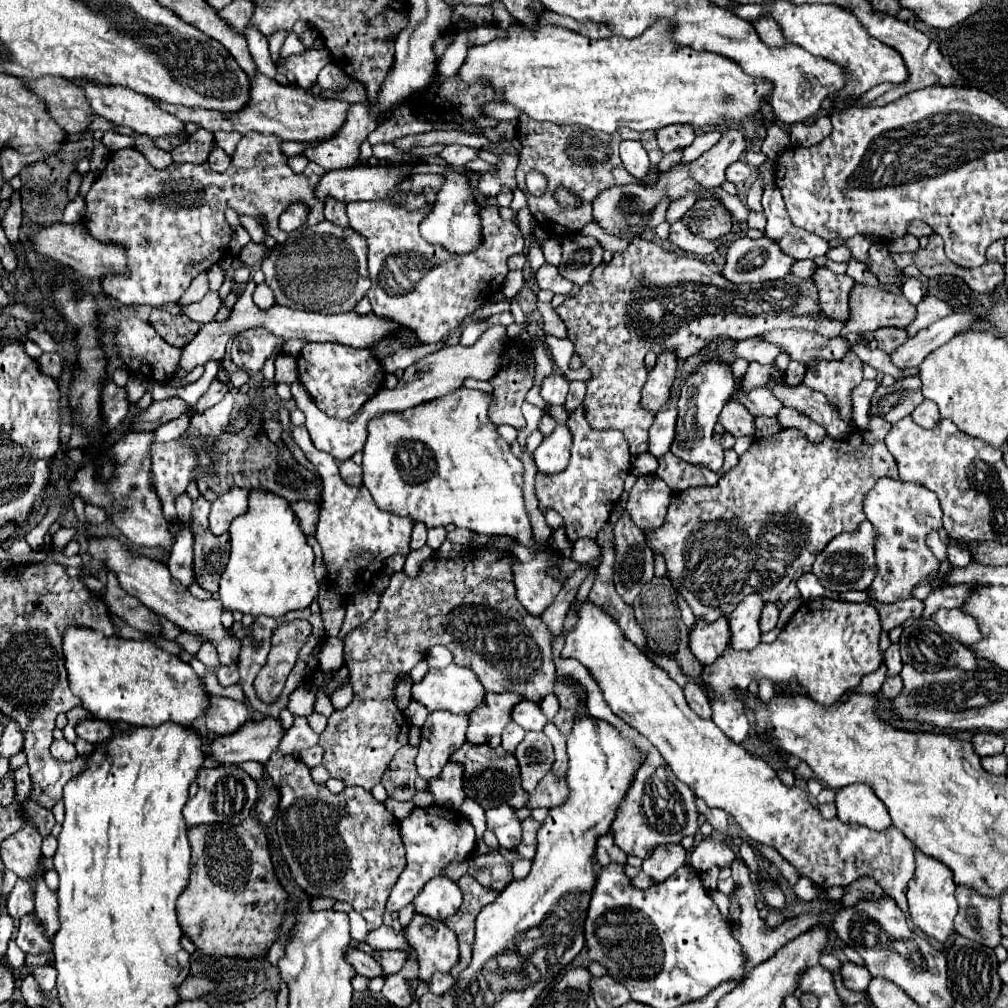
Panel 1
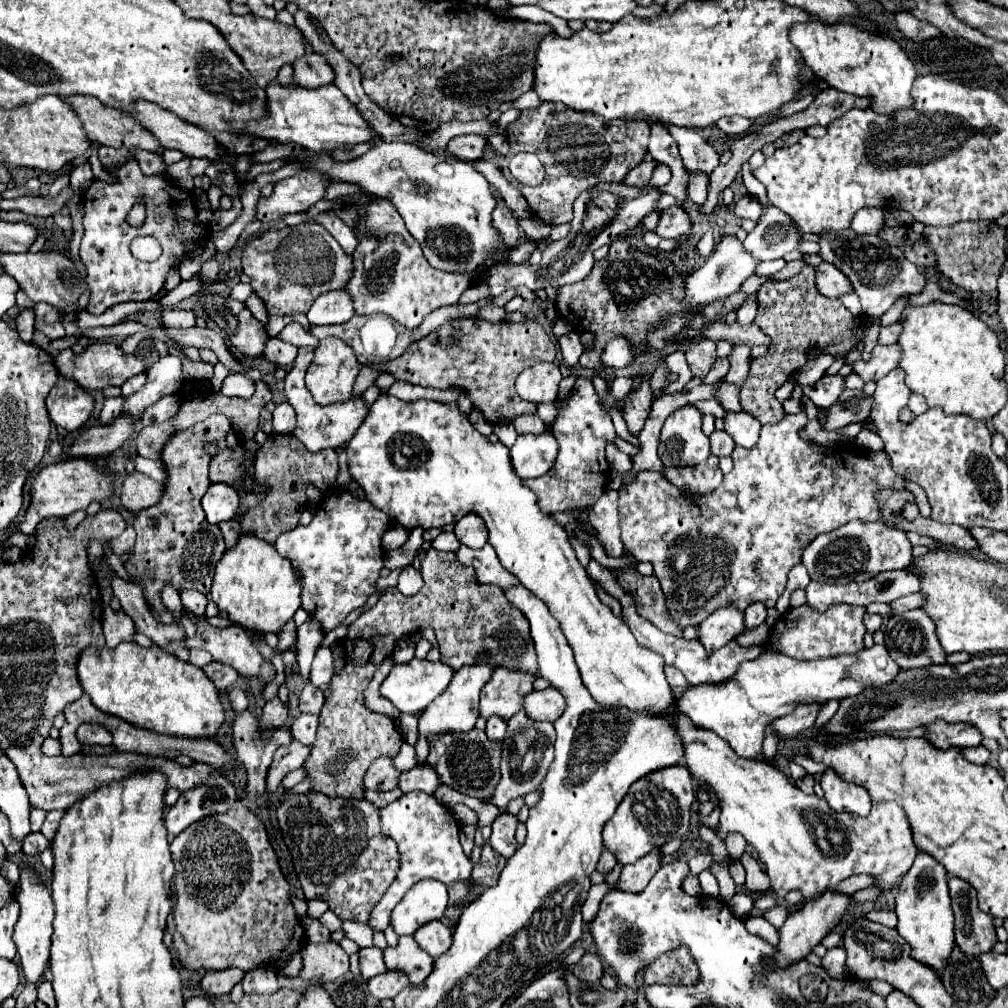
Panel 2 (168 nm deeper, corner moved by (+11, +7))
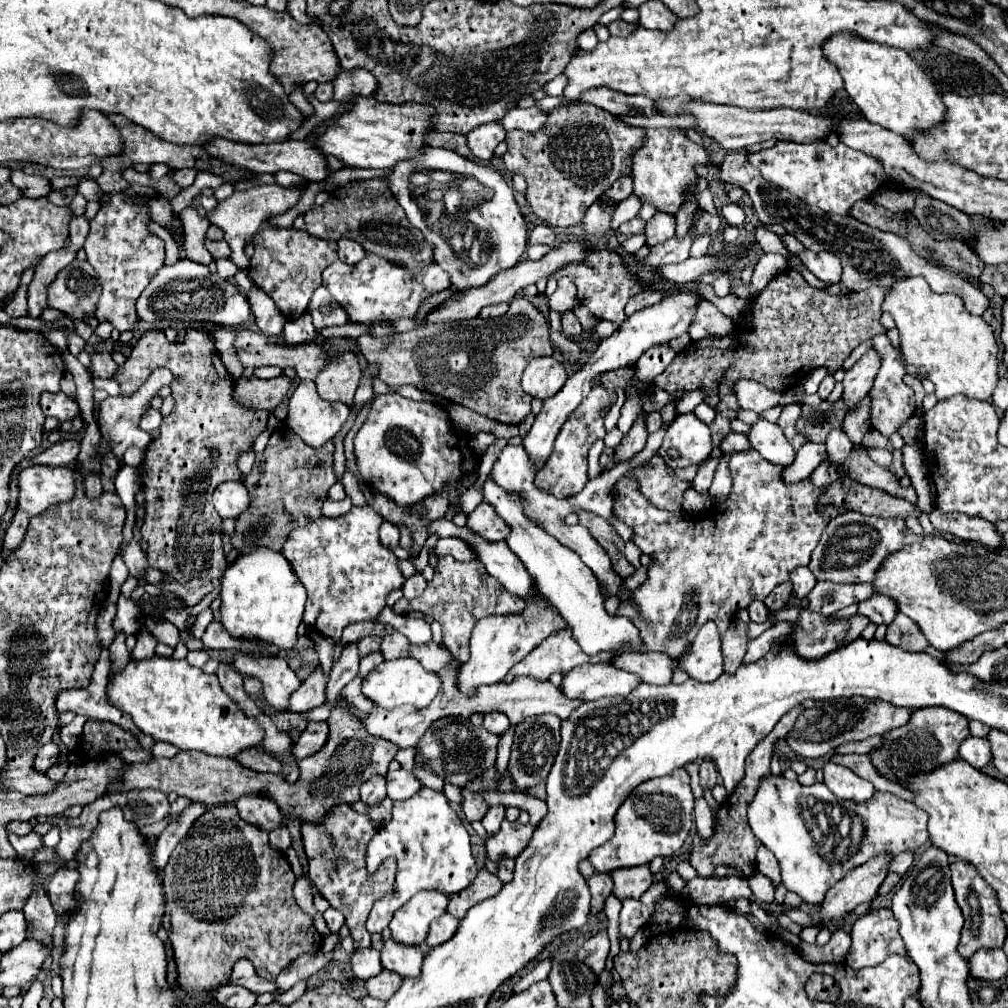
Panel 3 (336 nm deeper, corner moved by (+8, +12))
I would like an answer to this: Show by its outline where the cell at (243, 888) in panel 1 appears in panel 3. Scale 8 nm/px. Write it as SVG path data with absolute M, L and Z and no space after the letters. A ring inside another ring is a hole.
M225 803L225 805L213 805L209 807L197 821L195 825L191 827L191 831L179 841L179 845L175 847L175 851L171 853L169 857L169 863L165 865L163 869L163 889L165 889L165 895L167 895L167 913L171 917L165 917L163 919L163 925L165 929L169 929L169 941L171 941L171 947L173 947L173 953L175 953L175 963L177 963L177 981L183 989L187 991L203 991L203 989L217 989L221 985L227 983L229 979L229 973L235 965L235 961L239 959L249 959L257 971L259 977L267 979L267 981L275 981L275 977L279 975L281 969L285 969L291 961L295 961L301 953L317 953L319 947L321 947L321 935L315 931L313 927L313 921L299 909L299 905L295 903L293 899L293 883L295 883L295 875L289 867L289 861L285 857L285 853L281 853L279 849L273 849L269 845L269 831L265 829L259 829L251 823L247 823L245 819L239 817L239 811L235 805L231 803Z

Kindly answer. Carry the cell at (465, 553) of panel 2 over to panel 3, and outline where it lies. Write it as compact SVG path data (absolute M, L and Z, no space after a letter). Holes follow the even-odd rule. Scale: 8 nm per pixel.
M459 537L439 539L433 549L435 549L435 555L437 555L437 557L451 555L451 557L455 557L457 561L473 561L473 559L477 559L473 547L471 547L467 541L459 539Z

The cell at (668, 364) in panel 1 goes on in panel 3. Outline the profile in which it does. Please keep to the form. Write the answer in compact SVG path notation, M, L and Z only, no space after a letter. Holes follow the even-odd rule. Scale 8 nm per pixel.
M641 411L637 421L633 423L631 431L623 437L623 441L619 443L619 447L615 449L615 461L625 461L625 459L631 459L633 455L637 455L643 447L645 447L645 441L647 441L647 427L645 427L645 413Z

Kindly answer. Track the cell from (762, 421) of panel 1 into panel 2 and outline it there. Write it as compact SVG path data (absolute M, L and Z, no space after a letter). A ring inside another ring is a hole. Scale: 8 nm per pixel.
M804 266L800 274L788 280L764 282L758 300L760 308L754 322L772 340L772 344L768 344L768 352L764 356L750 360L750 370L742 386L740 398L746 406L746 412L756 416L762 424L774 424L784 416L784 410L774 396L776 388L806 364L808 352L812 348L818 354L824 352L834 356L836 360L844 358L852 348L858 348L864 338L864 322L862 318L856 320L854 314L846 310L840 300L820 296L820 292L816 290L812 266Z

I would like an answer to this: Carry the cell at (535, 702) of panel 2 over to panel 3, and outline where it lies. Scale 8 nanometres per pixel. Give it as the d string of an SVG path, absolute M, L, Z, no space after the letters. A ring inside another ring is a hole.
M587 663L583 667L575 667L573 671L569 671L563 677L559 689L567 699L595 701L599 697L627 695L627 691L635 689L639 683L641 679L637 675L617 669L611 663Z

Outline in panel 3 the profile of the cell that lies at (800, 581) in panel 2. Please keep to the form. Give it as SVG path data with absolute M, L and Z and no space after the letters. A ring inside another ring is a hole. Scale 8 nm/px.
M797 567L795 571L791 571L791 583L793 583L793 589L795 589L795 595L799 599L807 597L807 593L813 589L813 585L817 583L815 577L811 575L809 567Z

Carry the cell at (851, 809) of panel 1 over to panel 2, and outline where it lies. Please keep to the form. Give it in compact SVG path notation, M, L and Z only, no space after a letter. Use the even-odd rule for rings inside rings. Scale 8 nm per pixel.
M828 768L822 774L820 786L822 786L824 798L832 810L868 816L872 802L870 802L866 788L862 788L858 784L848 784L846 780L840 780L840 776L836 772L832 772L832 768Z

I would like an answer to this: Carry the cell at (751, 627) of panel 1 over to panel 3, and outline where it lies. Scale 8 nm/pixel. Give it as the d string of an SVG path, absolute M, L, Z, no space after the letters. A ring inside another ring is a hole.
M707 621L701 627L689 655L683 657L681 667L689 673L691 679L699 681L715 681L723 673L721 635L713 621Z

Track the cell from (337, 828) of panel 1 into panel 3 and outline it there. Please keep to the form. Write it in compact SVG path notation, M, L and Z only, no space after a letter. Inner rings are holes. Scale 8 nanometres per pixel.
M339 803L329 809L319 821L303 821L301 837L303 847L309 861L309 881L317 887L317 891L331 903L333 909L343 911L345 925L351 929L354 940L354 952L371 947L369 931L365 929L367 915L375 901L387 897L393 891L397 863L393 857L385 859L375 873L367 871L367 843L373 839L377 831L377 823L367 815L353 811L349 803Z

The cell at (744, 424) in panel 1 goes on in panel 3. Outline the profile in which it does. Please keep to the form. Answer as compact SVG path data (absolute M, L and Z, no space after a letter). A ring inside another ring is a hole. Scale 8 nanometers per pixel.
M759 417L751 425L751 429L747 433L747 439L749 439L751 447L757 449L771 463L779 463L779 465L787 467L795 459L795 451L787 443L781 427L777 423L769 423L763 417Z

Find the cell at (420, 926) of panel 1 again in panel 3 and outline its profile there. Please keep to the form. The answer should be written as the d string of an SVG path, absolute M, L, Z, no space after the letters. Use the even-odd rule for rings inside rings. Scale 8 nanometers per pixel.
M447 913L441 915L439 919L435 919L431 923L431 929L429 929L429 935L425 939L425 945L427 947L437 947L437 945L449 941L455 935L457 927L459 927L459 921L455 917L451 917Z

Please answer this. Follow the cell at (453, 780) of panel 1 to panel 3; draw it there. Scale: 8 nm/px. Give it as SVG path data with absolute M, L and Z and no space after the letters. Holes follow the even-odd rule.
M401 767L393 773L387 773L387 797L393 801L409 799L421 787L423 787L423 783L413 775L413 771L407 771Z

